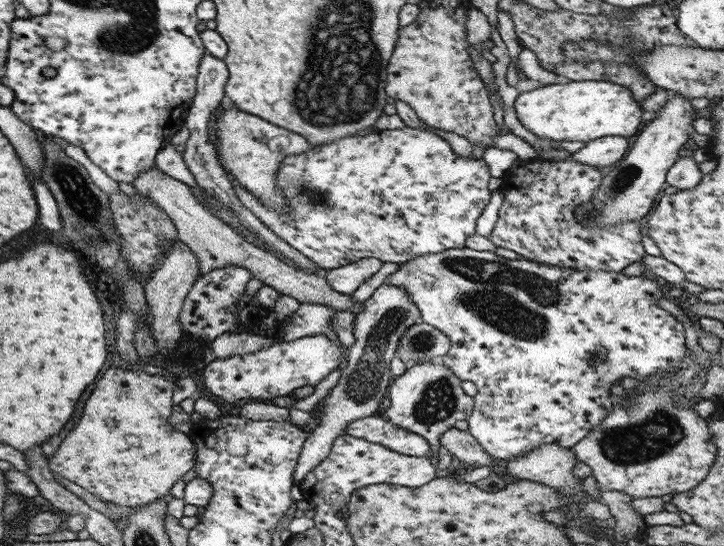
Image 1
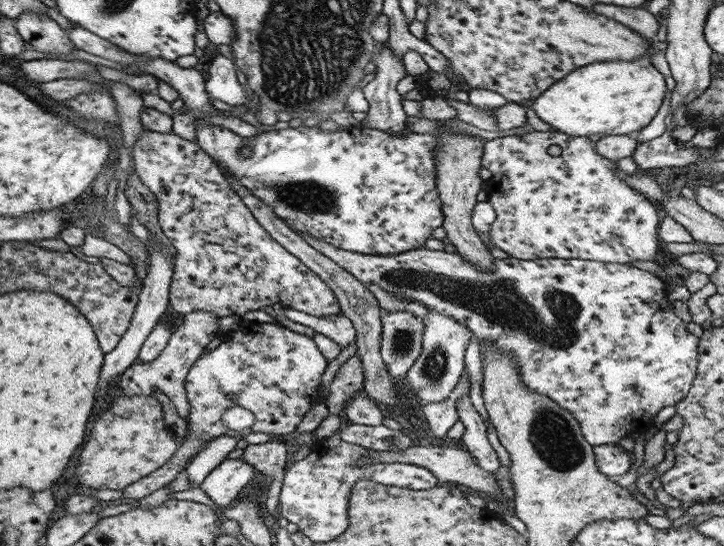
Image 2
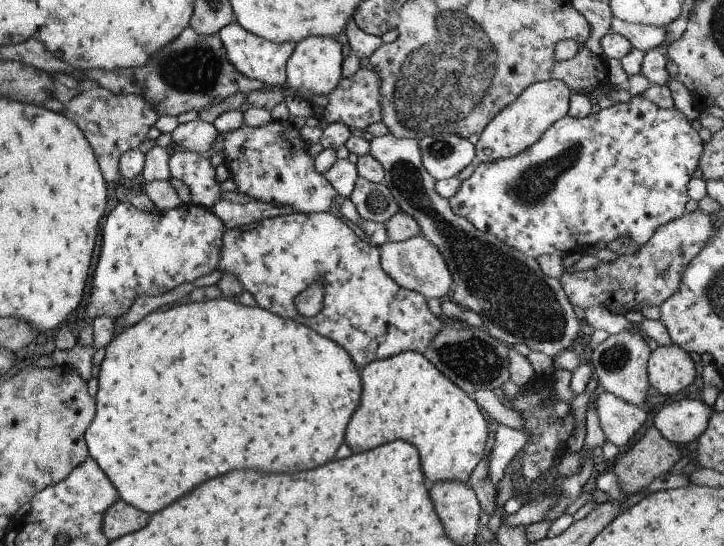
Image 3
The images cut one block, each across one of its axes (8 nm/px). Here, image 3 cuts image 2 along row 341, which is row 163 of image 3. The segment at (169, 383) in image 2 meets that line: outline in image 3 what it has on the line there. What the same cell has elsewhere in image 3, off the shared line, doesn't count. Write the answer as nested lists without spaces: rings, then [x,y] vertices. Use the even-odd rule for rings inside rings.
[[[186,150],[174,152],[167,160],[169,176],[189,188],[191,203],[210,209],[221,198],[221,170],[214,170],[205,155]]]

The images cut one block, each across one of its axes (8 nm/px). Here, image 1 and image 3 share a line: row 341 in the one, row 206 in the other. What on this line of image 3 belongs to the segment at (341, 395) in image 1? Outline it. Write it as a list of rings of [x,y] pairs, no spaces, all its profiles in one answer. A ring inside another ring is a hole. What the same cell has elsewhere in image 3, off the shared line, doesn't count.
[[[357,177],[348,196],[357,214],[366,221],[384,223],[399,211],[391,192],[381,183],[372,183]]]

